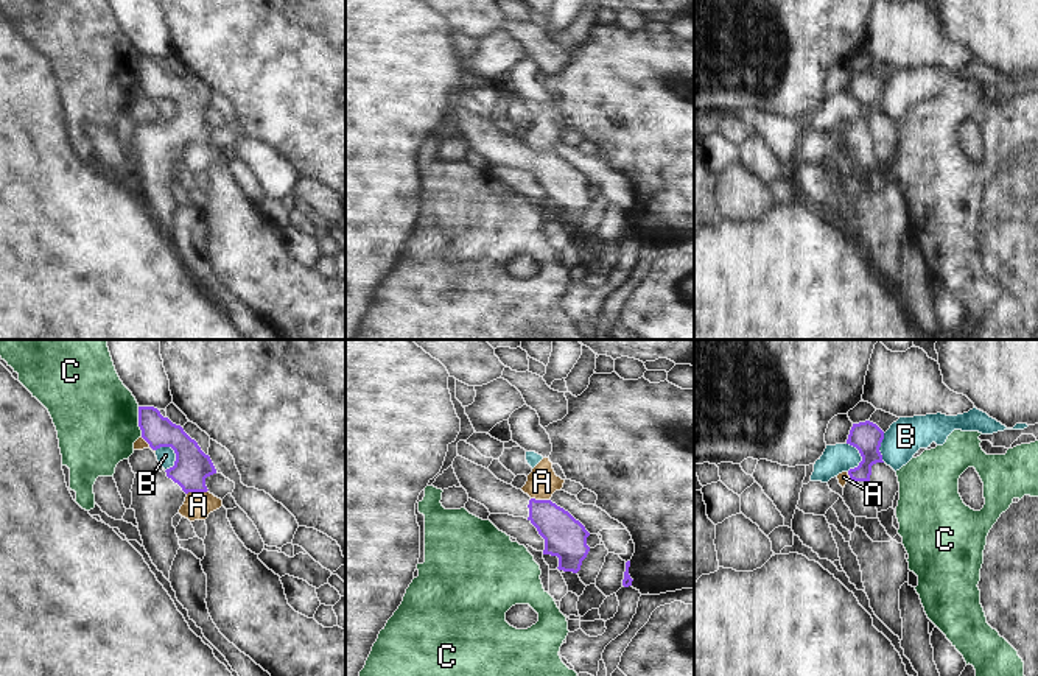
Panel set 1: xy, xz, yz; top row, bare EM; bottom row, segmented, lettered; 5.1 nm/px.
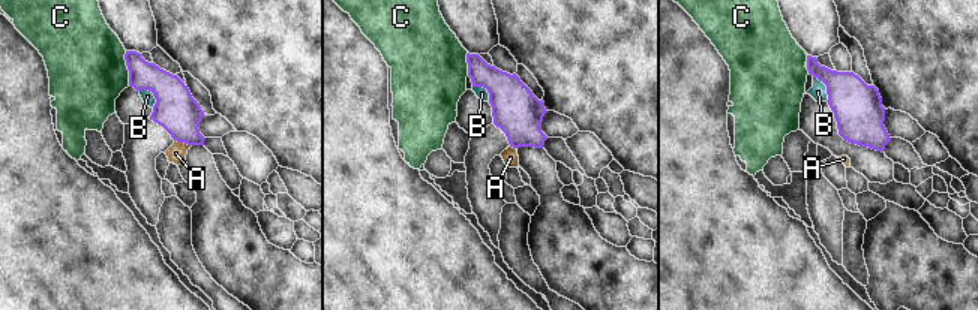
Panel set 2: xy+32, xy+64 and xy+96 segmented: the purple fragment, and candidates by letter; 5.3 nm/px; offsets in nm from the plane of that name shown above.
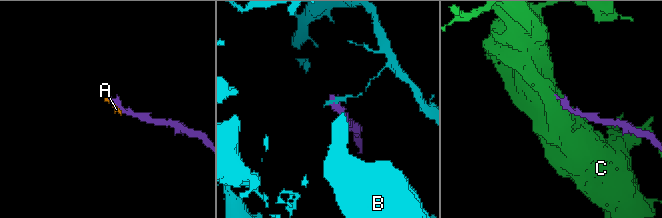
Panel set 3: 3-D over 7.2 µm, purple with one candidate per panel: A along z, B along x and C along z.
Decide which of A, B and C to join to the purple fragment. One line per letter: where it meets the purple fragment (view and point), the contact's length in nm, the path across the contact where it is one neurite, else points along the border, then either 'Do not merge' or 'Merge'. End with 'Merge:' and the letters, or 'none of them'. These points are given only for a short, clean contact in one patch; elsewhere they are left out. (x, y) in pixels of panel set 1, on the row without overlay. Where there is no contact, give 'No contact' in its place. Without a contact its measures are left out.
A: Touches purple at xy (196, 142). Shared border 110 nm. Do not merge
B: Touches purple at xy (176, 106). Shared border 140 nm. Boundary: xy (161, 97), (168, 97), (175, 105), (173, 116), (165, 122). Do not merge
C: Touches purple at xy (139, 72). Shared border 150 nm. Boundary: xy (137, 58), (137, 77), (142, 86). Do not merge
Merge: none of them.

